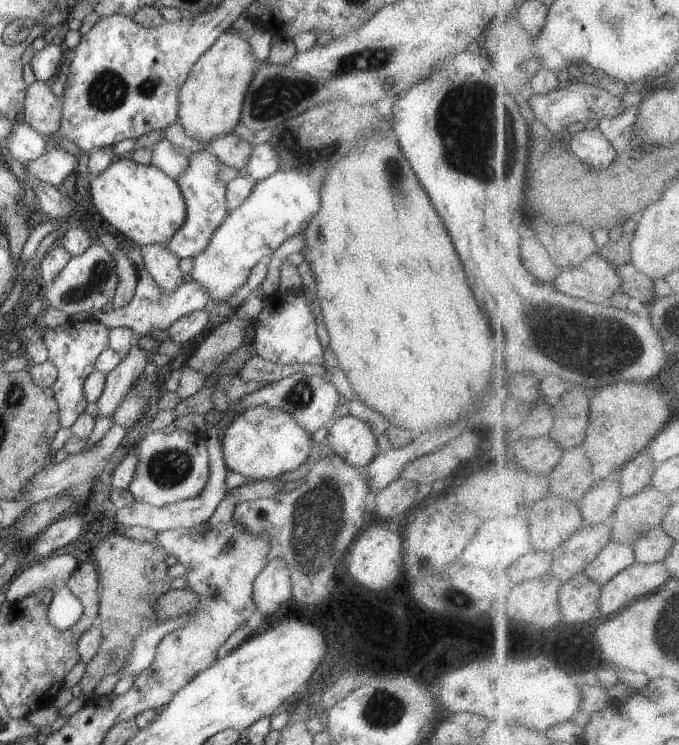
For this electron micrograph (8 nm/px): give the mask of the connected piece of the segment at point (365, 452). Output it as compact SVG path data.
M356 416L336 419L329 426L326 442L338 456L358 469L366 468L380 453L374 428Z

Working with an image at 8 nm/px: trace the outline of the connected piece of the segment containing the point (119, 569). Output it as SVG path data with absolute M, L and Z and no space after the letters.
M114 532L106 540L100 540L92 550L88 551L85 558L96 564L102 595L100 596L98 625L100 626L101 644L98 654L87 663L86 672L82 680L81 695L92 695L94 689L104 676L115 674L126 662L128 647L132 638L152 626L161 624L156 618L156 600L169 592L173 578L168 576L168 567L165 566L166 554L154 542L144 542L126 537Z

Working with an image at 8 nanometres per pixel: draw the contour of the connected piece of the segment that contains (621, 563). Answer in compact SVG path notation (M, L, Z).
M612 542L604 554L588 568L588 576L596 580L598 584L612 582L620 572L627 570L630 566L638 563L635 545L620 544Z

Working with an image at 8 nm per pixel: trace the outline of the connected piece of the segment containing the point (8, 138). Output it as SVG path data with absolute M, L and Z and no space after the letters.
M21 119L15 121L1 141L2 148L5 146L11 156L21 164L26 164L40 158L49 148L49 139L40 135Z

